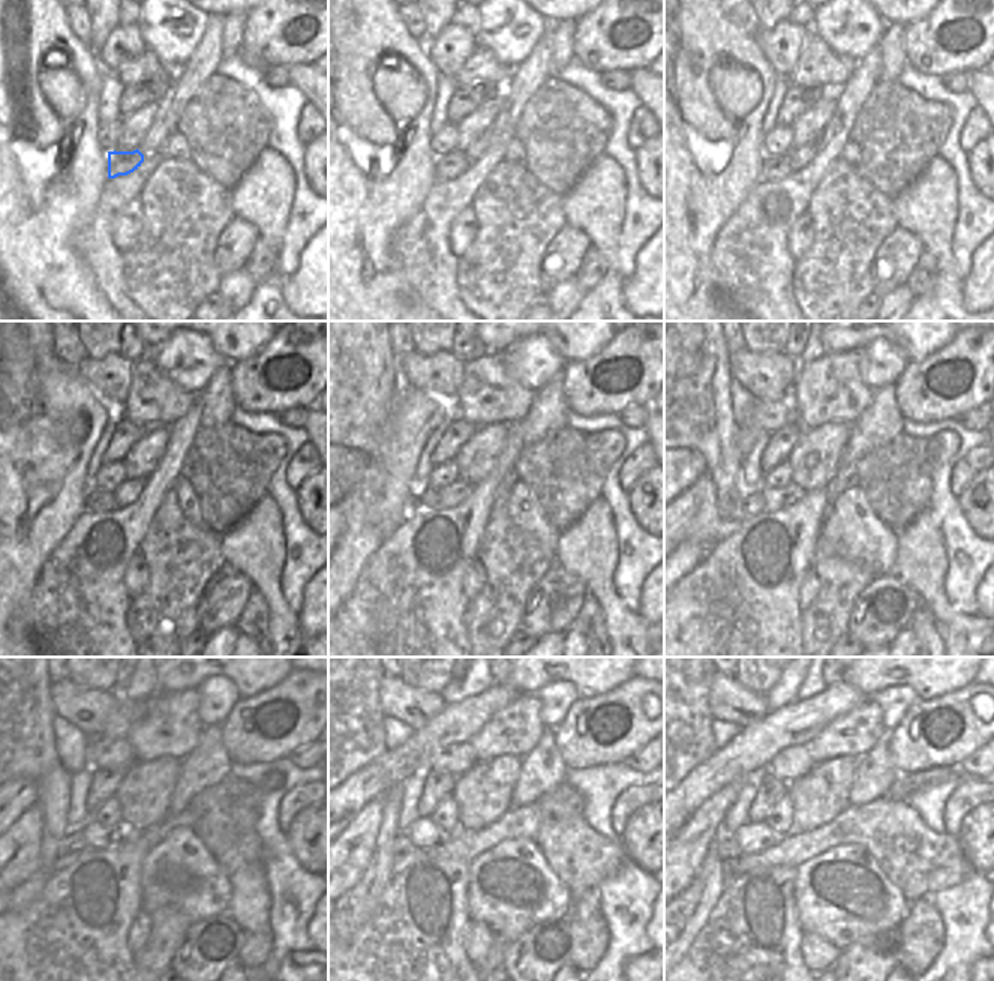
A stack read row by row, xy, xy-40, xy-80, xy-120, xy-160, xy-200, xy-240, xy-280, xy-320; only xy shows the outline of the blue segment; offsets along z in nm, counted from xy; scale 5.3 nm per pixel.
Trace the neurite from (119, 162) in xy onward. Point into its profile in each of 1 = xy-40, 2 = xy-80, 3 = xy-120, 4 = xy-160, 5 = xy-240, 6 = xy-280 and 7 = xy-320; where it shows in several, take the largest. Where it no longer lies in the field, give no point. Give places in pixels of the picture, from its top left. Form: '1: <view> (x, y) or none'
1: xy-40 (447, 167)
2: xy-80 (774, 167)
3: xy-120 (96, 501)
4: xy-160 (428, 501)
5: xy-240 (72, 842)
6: xy-280 (402, 845)
7: xy-320 (724, 845)

